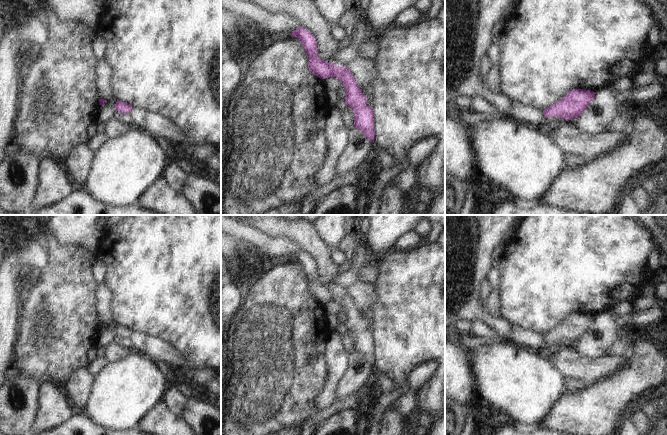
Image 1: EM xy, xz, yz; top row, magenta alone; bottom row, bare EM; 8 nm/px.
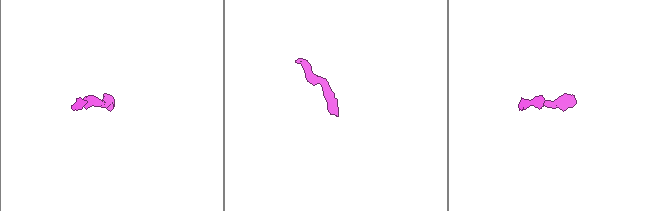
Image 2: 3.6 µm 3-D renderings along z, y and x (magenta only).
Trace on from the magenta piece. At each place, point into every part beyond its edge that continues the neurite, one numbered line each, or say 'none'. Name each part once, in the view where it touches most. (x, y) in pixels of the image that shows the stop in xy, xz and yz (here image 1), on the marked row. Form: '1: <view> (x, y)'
1: yz (550, 119).

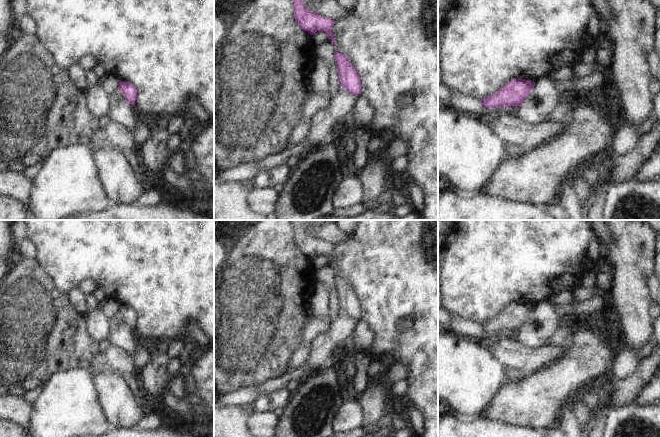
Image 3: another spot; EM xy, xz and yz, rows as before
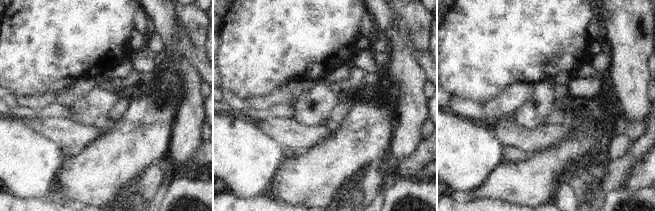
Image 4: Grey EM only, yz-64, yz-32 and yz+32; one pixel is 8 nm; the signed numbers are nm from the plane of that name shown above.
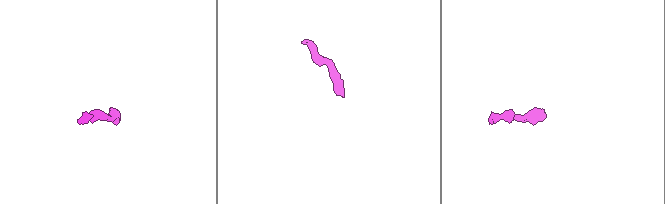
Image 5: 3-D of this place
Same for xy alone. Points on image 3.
none.

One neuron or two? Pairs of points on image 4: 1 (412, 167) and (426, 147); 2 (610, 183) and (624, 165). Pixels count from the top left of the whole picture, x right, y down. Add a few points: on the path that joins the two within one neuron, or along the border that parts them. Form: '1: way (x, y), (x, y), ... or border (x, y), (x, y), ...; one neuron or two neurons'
1: way (415, 162), (425, 152); one neuron
2: way (612, 179), (620, 169); one neuron

